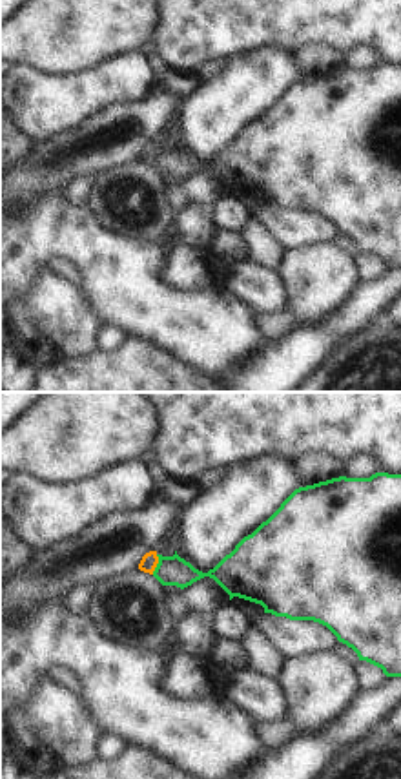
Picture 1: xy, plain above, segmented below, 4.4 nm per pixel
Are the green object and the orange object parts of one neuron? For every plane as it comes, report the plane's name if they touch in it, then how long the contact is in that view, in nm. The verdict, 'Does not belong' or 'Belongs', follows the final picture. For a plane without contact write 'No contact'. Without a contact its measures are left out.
Touches green in xy. Shared border 90 nm

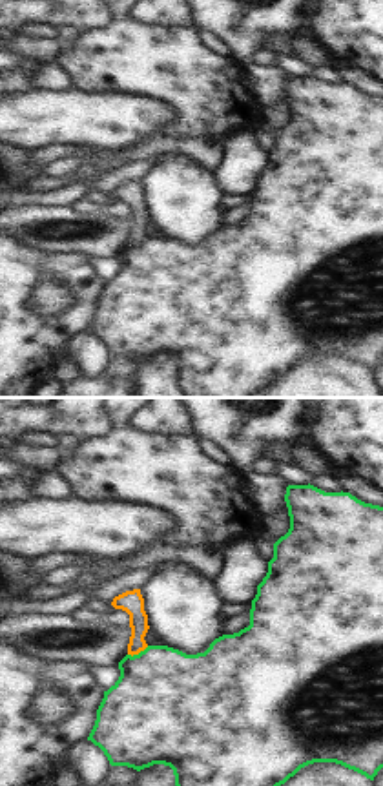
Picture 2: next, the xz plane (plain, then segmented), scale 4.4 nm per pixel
Touches green in xz. Shared border 100 nm

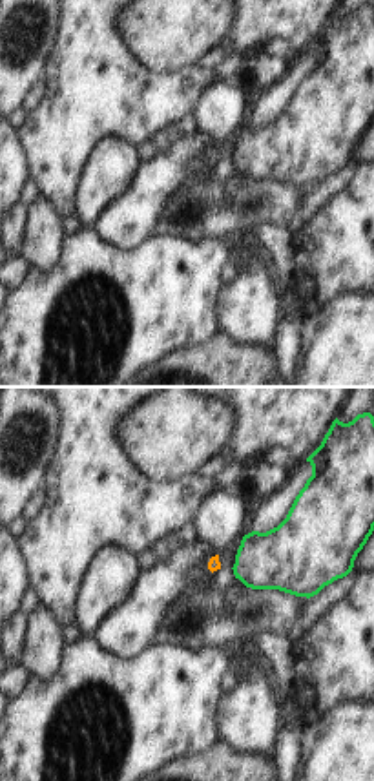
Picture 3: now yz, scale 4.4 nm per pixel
No contact

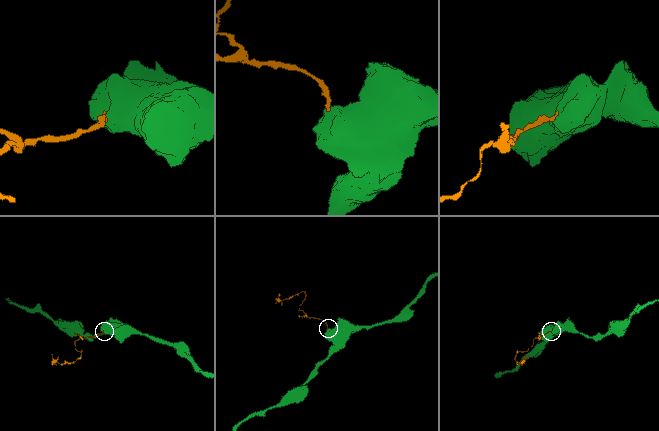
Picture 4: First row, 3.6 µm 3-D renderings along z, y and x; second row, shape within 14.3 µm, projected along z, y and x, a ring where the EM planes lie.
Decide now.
Does not belong

